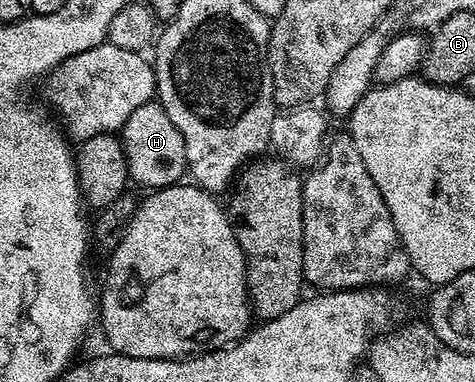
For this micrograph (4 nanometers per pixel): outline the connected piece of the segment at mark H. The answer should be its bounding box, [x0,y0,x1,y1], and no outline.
[120,100,187,188]

